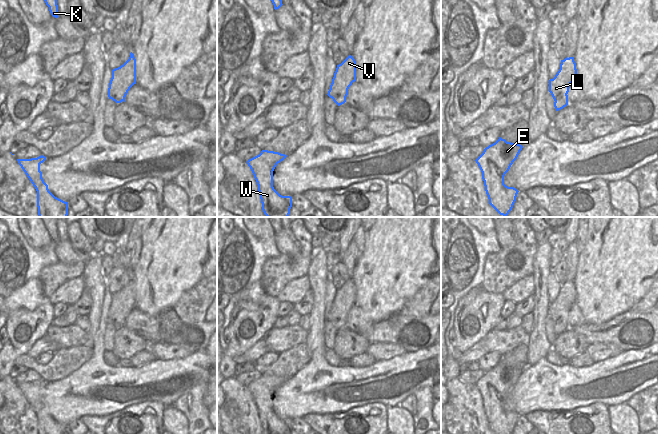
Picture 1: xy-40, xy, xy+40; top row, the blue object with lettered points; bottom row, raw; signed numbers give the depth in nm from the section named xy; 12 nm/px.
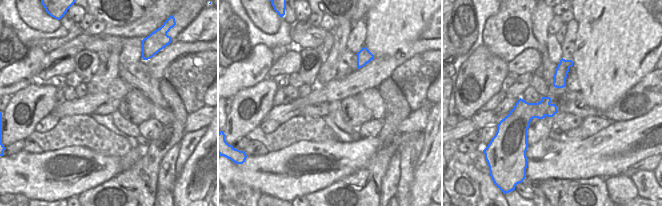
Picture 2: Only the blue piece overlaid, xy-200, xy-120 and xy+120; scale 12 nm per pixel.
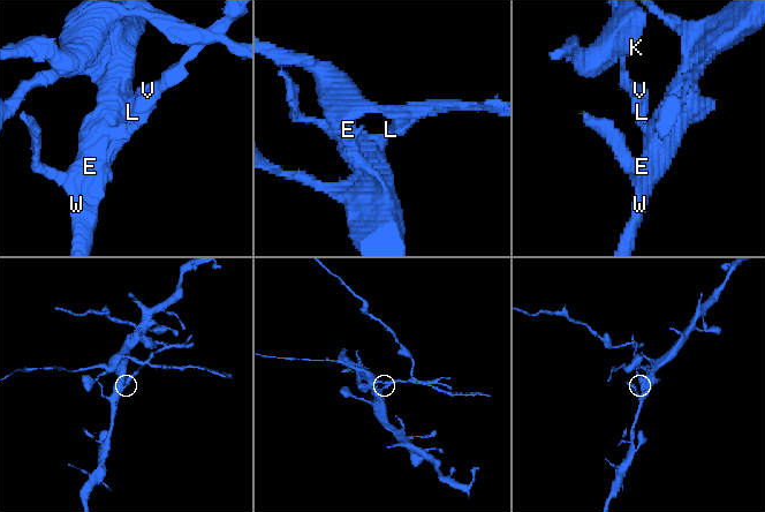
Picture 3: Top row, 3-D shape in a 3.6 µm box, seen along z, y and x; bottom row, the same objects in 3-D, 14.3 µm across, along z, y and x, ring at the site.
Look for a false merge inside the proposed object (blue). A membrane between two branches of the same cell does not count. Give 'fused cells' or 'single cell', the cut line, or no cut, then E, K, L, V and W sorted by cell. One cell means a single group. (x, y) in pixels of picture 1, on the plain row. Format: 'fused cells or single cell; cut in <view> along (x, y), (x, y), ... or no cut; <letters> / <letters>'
fused cells; cut in xy along (345, 318), (340, 318), (333, 323); E W / K L V

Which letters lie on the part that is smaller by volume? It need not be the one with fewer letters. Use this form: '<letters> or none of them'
K, L, V.

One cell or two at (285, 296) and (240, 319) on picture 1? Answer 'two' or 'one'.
two

